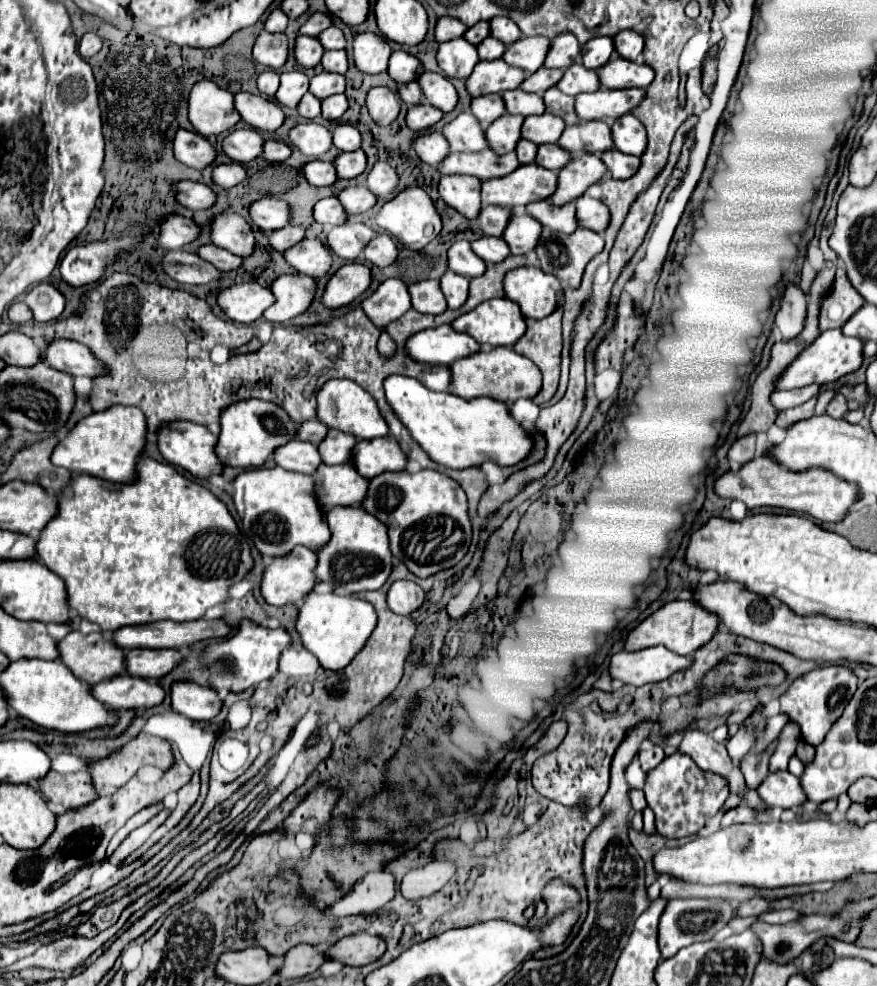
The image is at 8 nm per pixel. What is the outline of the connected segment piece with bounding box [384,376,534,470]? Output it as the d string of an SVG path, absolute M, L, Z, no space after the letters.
M388 376L384 382L388 404L424 452L440 466L452 470L478 468L484 462L516 466L532 452L532 436L512 418L508 404L490 398L462 400L448 392L432 392L414 378Z

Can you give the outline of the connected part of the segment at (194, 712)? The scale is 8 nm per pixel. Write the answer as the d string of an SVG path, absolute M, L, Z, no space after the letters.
M174 682L172 684L172 708L196 722L208 722L222 710L222 700L212 686L196 682Z

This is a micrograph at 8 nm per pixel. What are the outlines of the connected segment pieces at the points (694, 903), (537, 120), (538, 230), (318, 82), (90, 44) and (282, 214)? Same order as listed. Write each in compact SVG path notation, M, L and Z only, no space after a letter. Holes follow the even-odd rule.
M692 898L692 900L670 900L662 918L660 918L660 932L658 932L658 944L660 944L660 952L662 952L662 958L670 958L674 956L680 948L684 946L690 946L690 944L696 944L696 942L706 942L710 940L714 934L718 934L718 930L722 930L722 910L732 910L734 914L734 908L730 908L730 904L726 902L712 902L712 900L700 900L700 898ZM706 912L706 918L704 922L696 920L696 914L702 914Z
M546 112L542 116L528 116L524 120L522 126L522 138L532 140L534 144L554 144L562 132L564 132L566 124L562 118Z
M514 214L506 226L504 240L510 246L512 254L526 254L536 248L542 234L542 224L530 218L528 214Z
M320 72L310 80L310 92L318 100L324 100L332 94L344 92L344 86L346 86L344 76L342 74L332 74L332 72Z
M92 32L84 34L82 40L80 40L80 44L78 44L78 52L80 52L80 56L84 56L84 58L94 56L96 52L100 52L100 48L102 48L102 38L96 36L96 34L92 34Z
M266 196L250 206L250 216L264 232L274 232L284 228L290 222L290 204L286 200L278 200L272 196Z

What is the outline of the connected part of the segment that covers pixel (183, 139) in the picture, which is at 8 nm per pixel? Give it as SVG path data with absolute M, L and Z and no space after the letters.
M180 130L174 138L174 156L186 166L202 170L216 160L216 148L208 142L208 138L202 138L198 132Z

